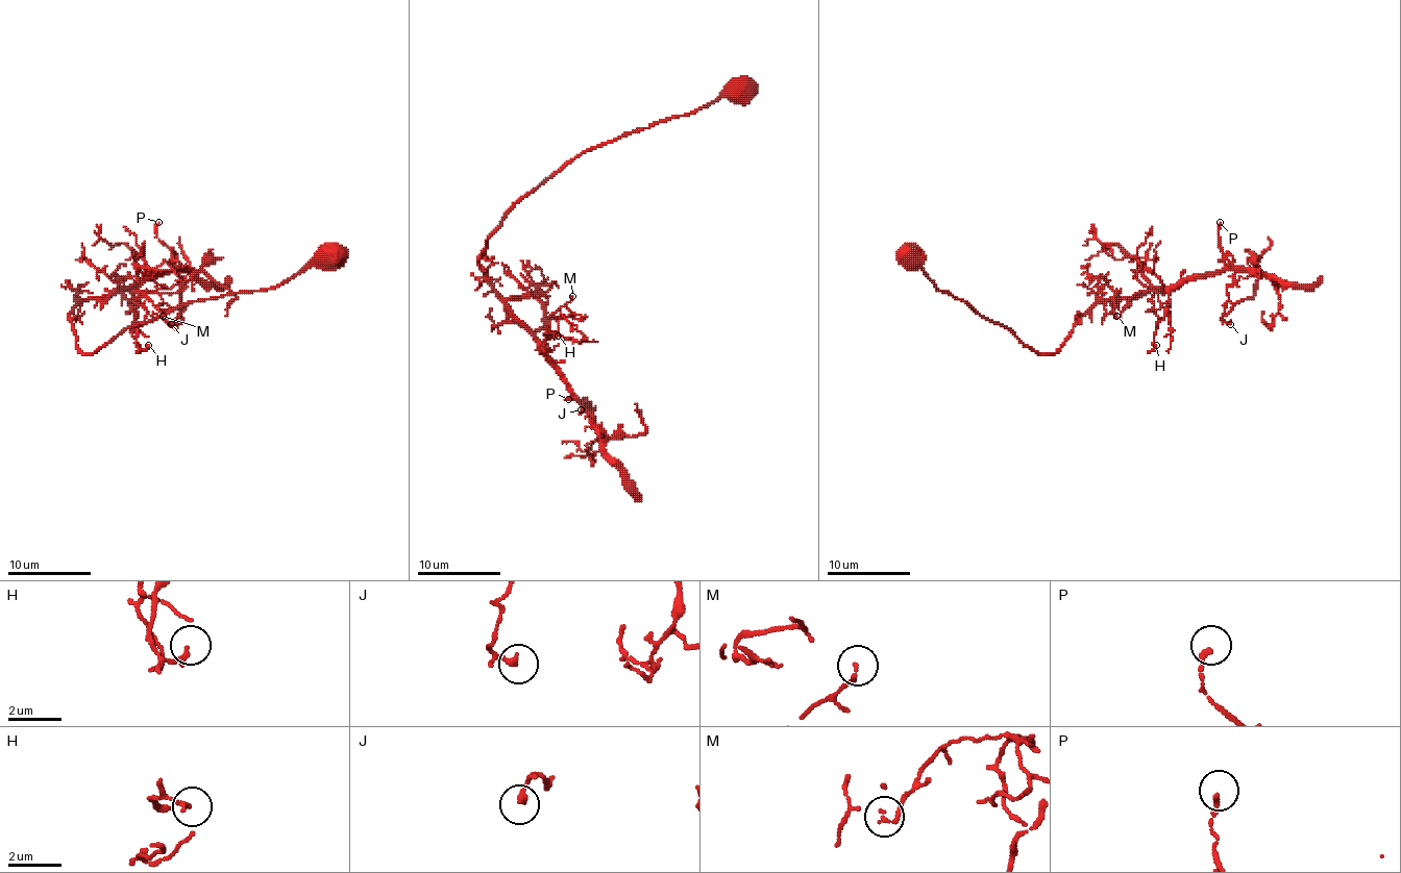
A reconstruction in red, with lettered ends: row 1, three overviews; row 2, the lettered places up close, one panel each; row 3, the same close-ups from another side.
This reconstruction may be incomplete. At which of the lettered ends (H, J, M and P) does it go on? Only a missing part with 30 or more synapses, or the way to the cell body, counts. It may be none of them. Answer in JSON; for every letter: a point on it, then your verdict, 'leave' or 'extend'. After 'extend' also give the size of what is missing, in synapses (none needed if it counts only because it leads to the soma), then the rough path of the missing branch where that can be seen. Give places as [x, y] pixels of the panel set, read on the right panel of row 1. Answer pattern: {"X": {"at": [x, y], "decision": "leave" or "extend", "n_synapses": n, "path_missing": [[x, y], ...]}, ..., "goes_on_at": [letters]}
{"H": {"at": [1156, 345], "decision": "leave"}, "J": {"at": [1230, 324], "decision": "leave"}, "M": {"at": [1116, 316], "decision": "leave"}, "P": {"at": [1220, 222], "decision": "leave"}, "goes_on_at": []}

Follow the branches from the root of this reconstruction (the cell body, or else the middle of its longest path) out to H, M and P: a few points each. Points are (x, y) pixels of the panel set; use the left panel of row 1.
H: (335, 257), (269, 289), (181, 303), (95, 353), (78, 347), (70, 314), (129, 289), (136, 345), (148, 345)
M: (335, 257), (269, 289), (181, 303), (95, 353), (78, 347), (70, 318), (127, 289), (148, 291), (163, 316)
P: (335, 257), (269, 289), (181, 303), (84, 353), (70, 318), (82, 301), (171, 268), (158, 222)

